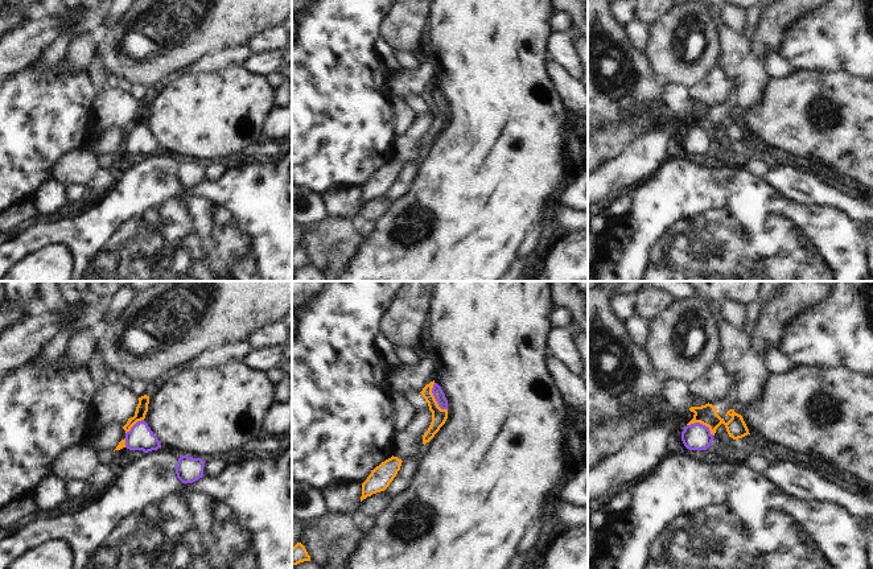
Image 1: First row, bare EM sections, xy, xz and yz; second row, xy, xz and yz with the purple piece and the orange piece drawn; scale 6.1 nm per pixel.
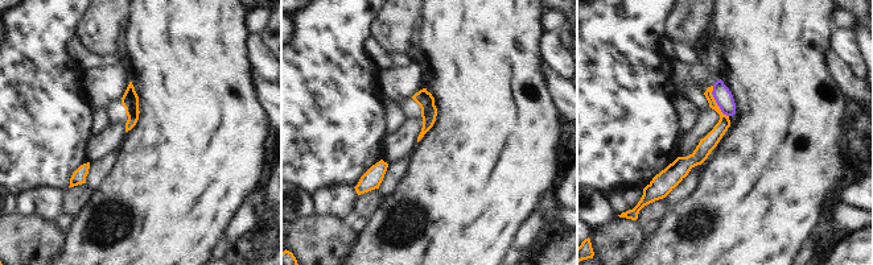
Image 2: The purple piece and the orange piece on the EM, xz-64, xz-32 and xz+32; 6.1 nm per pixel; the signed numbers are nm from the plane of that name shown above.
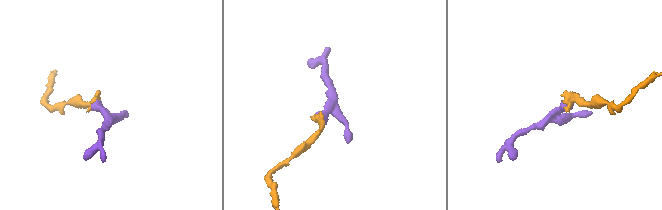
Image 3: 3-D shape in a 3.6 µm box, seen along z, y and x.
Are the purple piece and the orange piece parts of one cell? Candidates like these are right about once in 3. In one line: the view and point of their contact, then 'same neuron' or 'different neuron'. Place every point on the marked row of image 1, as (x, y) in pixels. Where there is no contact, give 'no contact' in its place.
contact xz (435, 398); same neuron

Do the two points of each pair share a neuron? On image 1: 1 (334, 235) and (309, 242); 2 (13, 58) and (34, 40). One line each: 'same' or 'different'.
1: same
2: same

